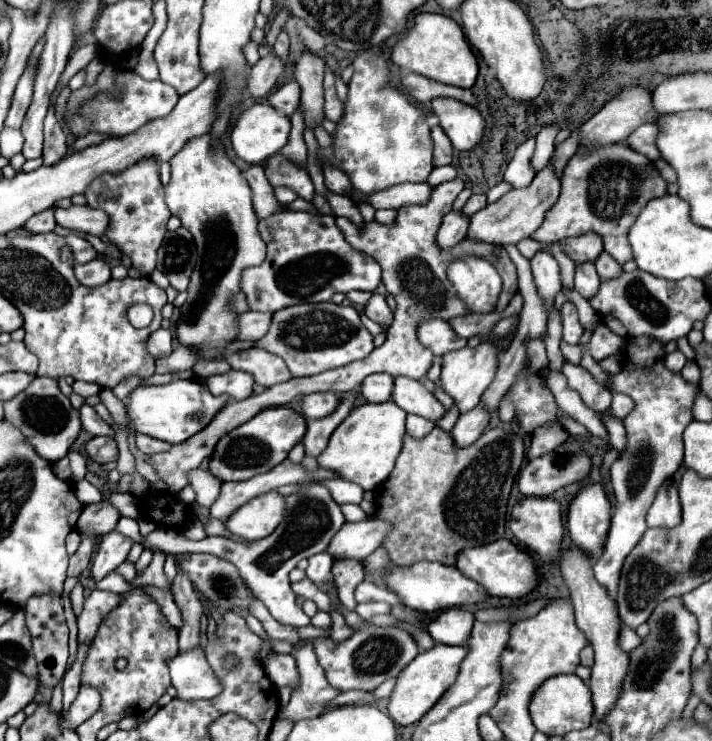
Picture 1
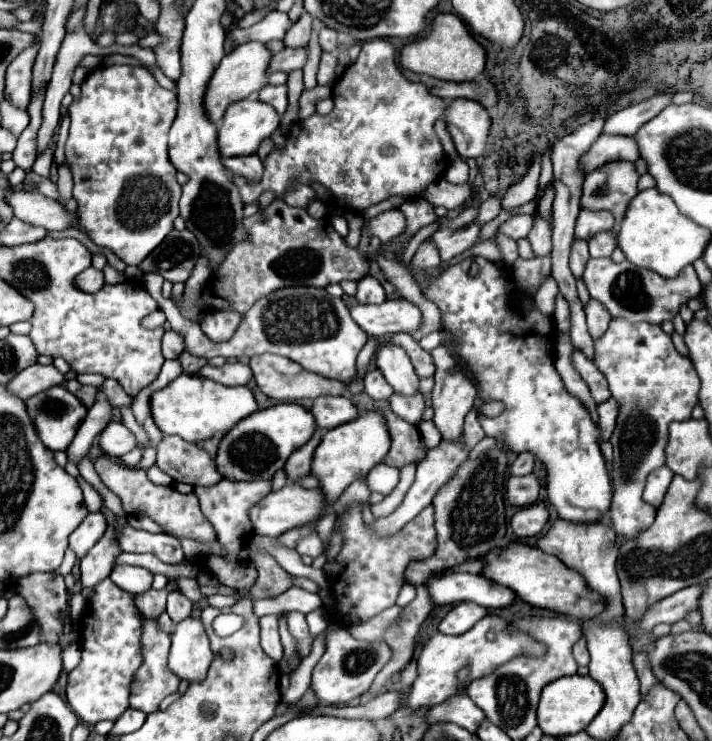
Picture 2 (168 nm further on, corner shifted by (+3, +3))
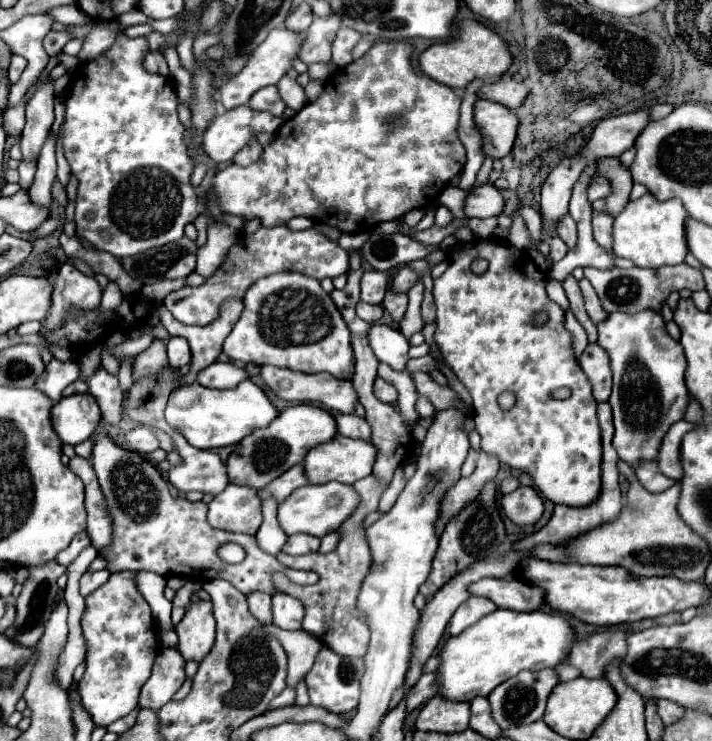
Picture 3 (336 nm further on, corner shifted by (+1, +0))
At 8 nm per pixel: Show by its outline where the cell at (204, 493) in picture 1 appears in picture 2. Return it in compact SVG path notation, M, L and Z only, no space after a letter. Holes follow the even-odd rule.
M164 435L158 445L156 463L164 473L172 475L172 479L192 485L210 487L222 479L214 465L214 459L204 449L176 435Z

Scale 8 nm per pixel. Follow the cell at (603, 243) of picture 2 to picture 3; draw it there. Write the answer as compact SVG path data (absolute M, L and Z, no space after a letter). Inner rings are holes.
M606 212L592 214L594 238L602 248L608 248L608 250L612 250L612 222L614 222L614 216L610 216Z

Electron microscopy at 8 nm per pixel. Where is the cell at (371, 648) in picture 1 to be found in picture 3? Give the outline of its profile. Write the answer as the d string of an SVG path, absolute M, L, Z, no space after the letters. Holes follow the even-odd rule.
M322 646L312 670L304 678L304 682L308 686L308 694L310 694L310 704L322 706L334 714L346 714L346 712L354 710L358 704L358 694L360 694L360 676L364 674L362 662L364 662L362 658L336 656L336 654L332 654L330 648Z

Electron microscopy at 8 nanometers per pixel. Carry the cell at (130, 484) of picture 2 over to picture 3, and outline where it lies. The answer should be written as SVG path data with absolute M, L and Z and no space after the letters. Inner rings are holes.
M98 434L94 438L92 464L100 480L100 488L106 496L106 506L112 516L112 544L102 548L98 556L104 556L110 572L120 570L148 570L160 576L188 576L188 578L222 578L236 586L242 594L252 592L252 588L264 588L264 592L276 592L272 588L272 572L284 572L296 584L316 584L320 578L312 570L292 570L280 564L272 554L266 554L256 544L256 536L226 532L212 528L206 522L206 504L190 502L186 498L172 498L168 482L162 478L160 470L148 460L146 454L126 450L108 434ZM224 542L236 542L246 550L242 564L226 564L216 556L216 548Z

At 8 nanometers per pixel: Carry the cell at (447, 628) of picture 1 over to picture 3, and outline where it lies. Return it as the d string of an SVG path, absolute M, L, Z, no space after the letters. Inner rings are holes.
M472 596L468 602L460 604L460 608L454 612L454 616L450 620L450 634L458 636L468 626L476 624L480 618L484 618L486 614L490 614L494 610L496 610L496 604L492 600L480 598L480 596Z

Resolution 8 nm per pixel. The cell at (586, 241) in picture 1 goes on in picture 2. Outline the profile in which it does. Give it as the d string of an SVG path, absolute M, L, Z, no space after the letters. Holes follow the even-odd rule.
M582 209L578 215L578 221L576 221L574 237L582 239L582 241L590 241L598 233L610 231L612 225L614 225L614 217L610 217L610 213L590 213L590 211Z

